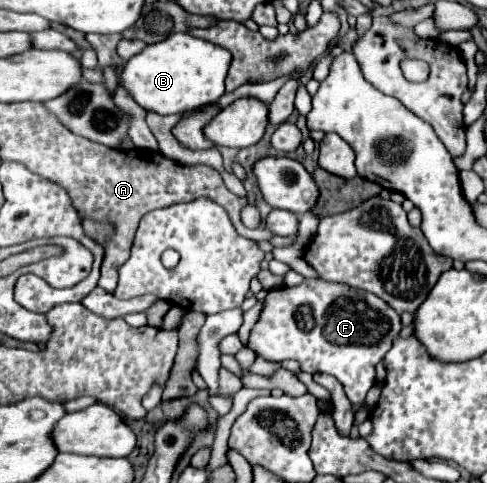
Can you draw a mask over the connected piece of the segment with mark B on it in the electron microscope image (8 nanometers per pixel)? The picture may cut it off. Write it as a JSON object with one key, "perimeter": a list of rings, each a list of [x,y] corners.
{"perimeter":[[[187,32],[169,34],[163,42],[149,44],[141,54],[127,60],[123,68],[123,86],[145,110],[157,114],[183,114],[211,104],[225,94],[225,76],[231,64],[229,50]]]}

